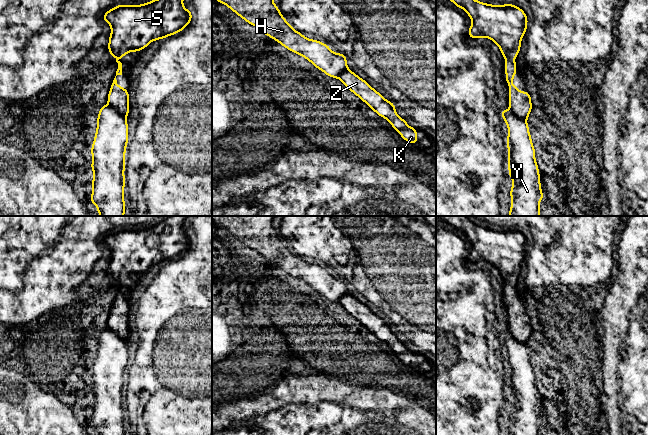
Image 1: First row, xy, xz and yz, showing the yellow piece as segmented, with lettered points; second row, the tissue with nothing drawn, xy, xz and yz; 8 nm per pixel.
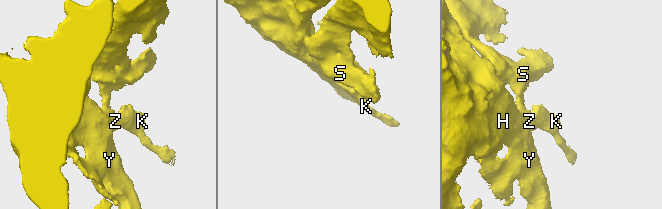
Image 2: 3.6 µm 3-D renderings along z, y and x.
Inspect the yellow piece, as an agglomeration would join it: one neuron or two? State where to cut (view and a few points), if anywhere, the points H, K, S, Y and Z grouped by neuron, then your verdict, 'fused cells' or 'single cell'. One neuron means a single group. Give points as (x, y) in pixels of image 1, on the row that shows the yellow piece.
cut xy (109, 104), (125, 118); groups H Y / K S Z; fused cells

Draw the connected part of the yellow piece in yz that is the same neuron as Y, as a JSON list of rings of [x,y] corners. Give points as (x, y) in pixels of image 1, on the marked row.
[[[511,110],[499,111],[508,126],[507,147],[509,152],[508,169],[513,181],[510,191],[512,205],[509,216],[540,216],[539,202],[544,198],[540,186],[540,176],[535,160],[535,150],[531,141],[528,124]]]

